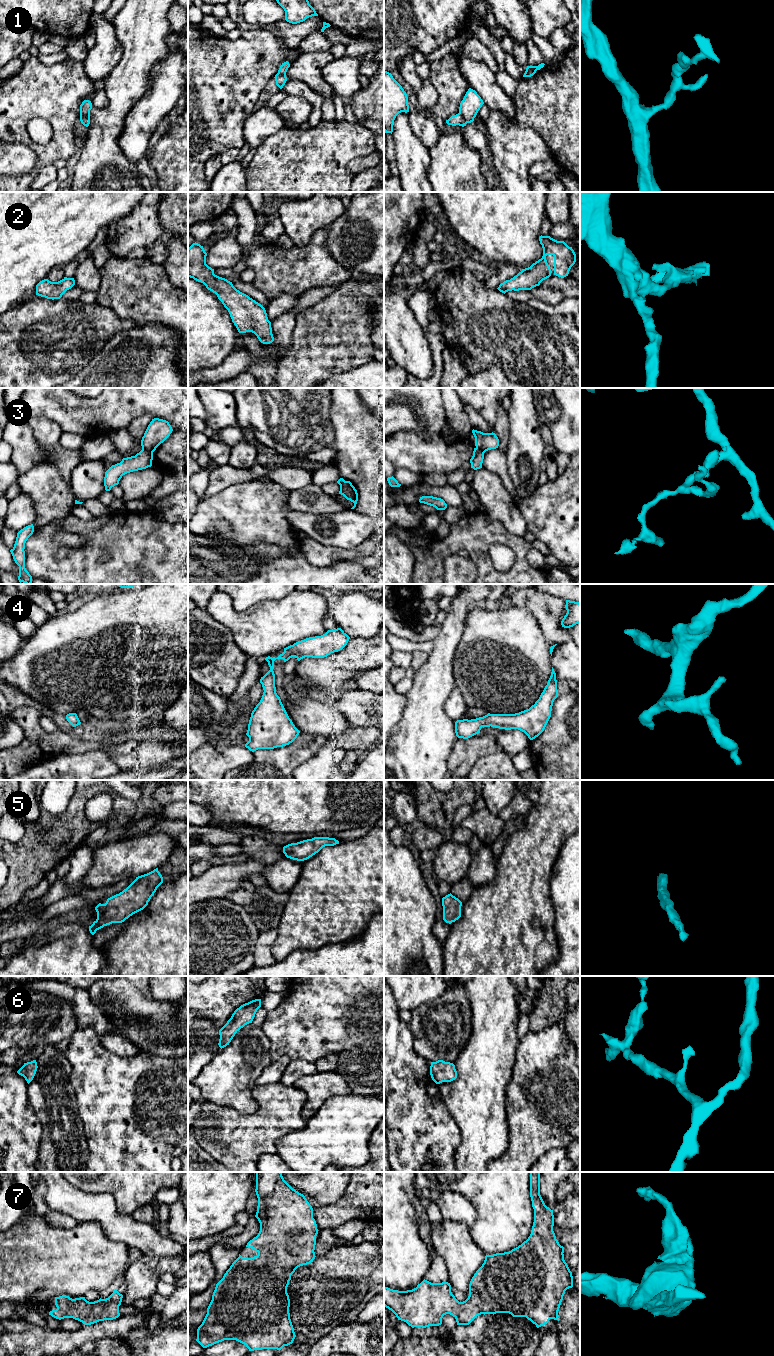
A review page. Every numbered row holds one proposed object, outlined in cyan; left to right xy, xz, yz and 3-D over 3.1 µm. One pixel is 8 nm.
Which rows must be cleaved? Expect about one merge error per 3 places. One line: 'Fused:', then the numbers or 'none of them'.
Fused: 1, 3

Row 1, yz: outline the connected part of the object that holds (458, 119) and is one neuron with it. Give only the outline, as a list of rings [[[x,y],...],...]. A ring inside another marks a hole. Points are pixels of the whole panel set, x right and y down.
[[[458,113],[454,116],[451,116],[448,120],[446,120],[446,123],[448,125],[452,125],[452,126],[456,126],[456,125],[459,125],[459,126],[466,126],[467,122],[465,121],[464,117]]]

